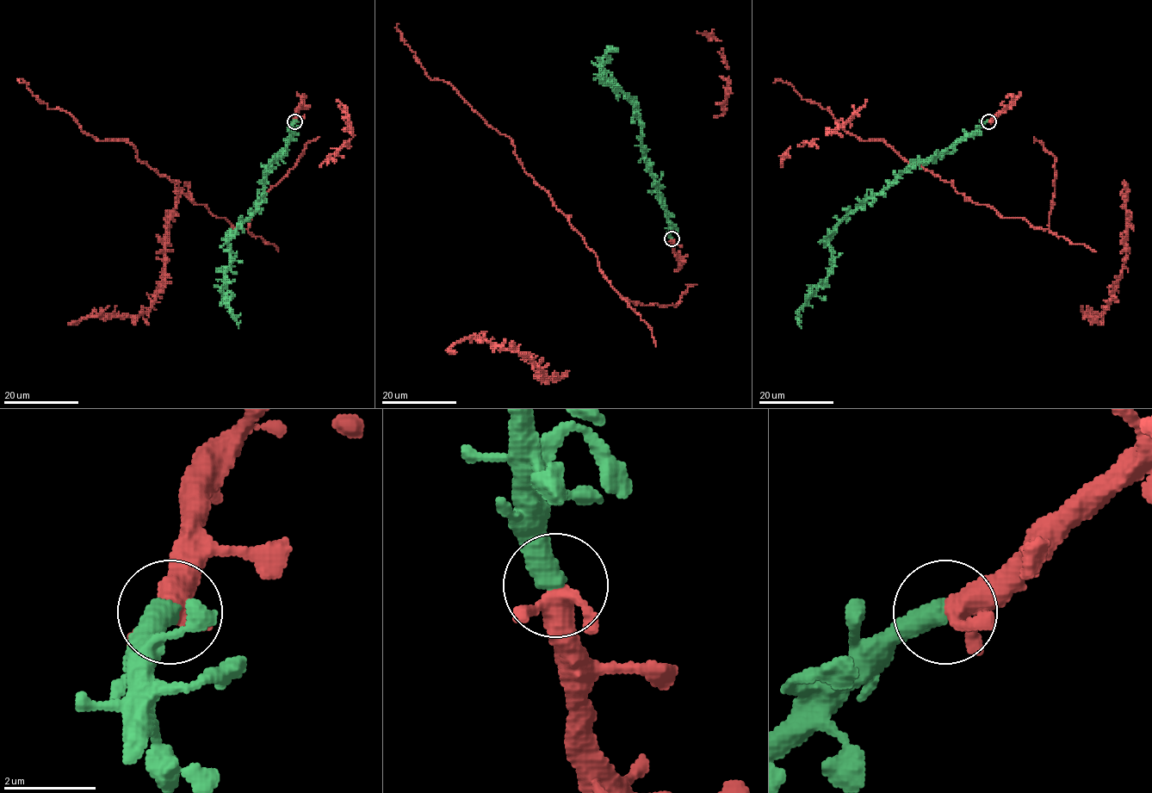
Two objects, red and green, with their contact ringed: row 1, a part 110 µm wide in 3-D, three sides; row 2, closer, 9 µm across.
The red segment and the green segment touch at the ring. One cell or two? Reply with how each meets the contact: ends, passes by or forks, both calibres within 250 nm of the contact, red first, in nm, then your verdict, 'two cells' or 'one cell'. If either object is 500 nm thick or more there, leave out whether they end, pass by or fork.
300/500 nm | one cell

